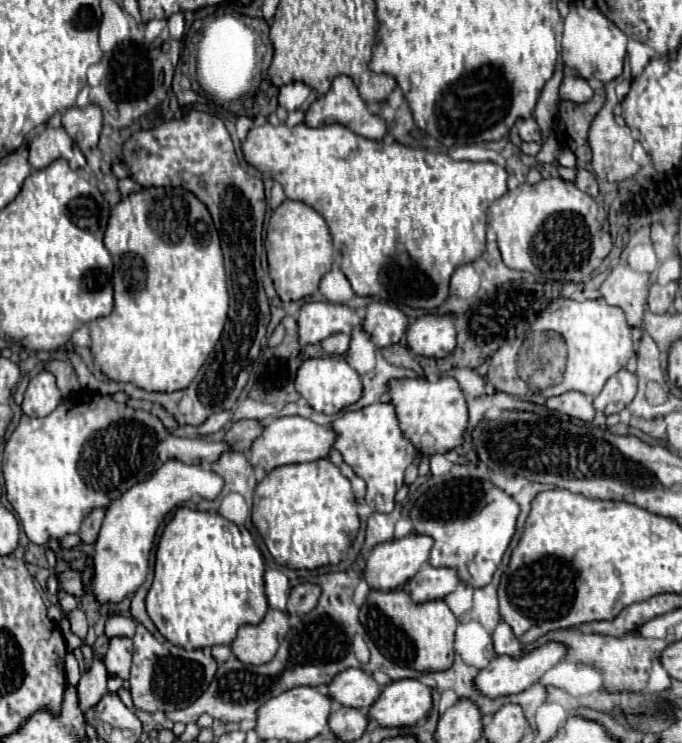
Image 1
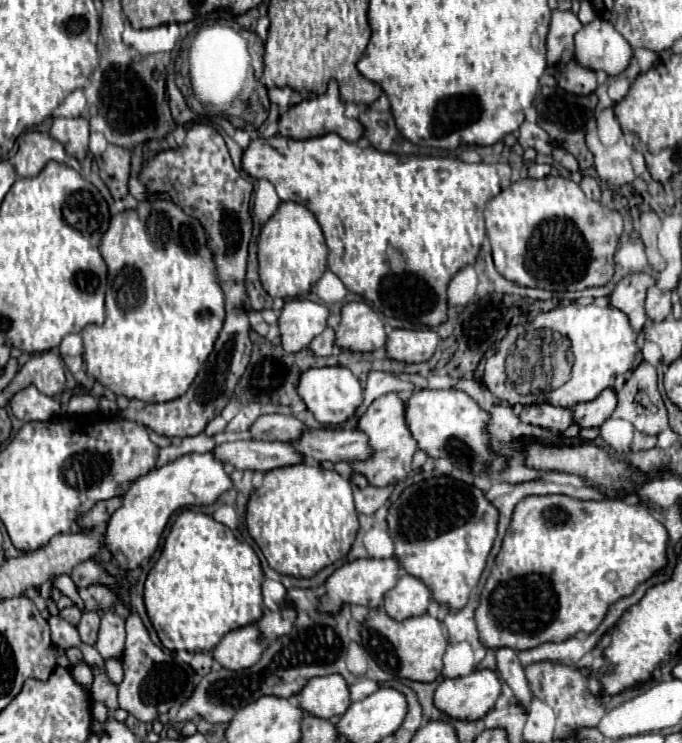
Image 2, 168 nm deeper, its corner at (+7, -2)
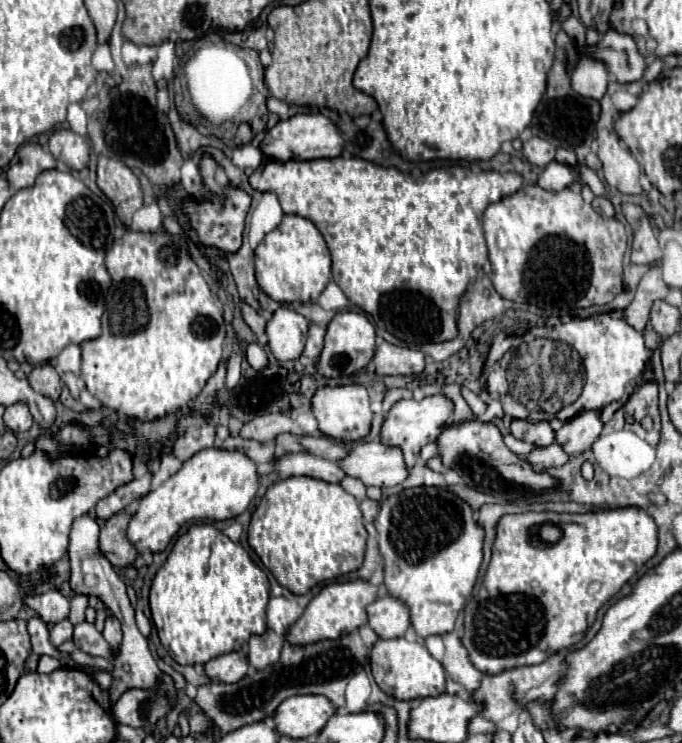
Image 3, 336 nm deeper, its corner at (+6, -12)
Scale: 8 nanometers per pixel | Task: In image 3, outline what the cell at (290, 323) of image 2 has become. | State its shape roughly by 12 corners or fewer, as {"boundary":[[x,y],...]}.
{"boundary":[[285,306],[265,326],[281,362],[299,358],[309,322]]}

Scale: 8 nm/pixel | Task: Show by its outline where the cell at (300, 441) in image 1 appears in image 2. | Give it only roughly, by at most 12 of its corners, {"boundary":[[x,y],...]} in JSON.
{"boundary":[[306,428],[292,444],[316,462],[370,454],[368,436],[346,428]]}

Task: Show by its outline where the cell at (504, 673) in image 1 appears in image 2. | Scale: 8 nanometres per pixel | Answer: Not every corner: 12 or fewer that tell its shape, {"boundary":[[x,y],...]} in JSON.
{"boundary":[[496,670],[444,680],[434,704],[452,718],[482,718],[500,698]]}

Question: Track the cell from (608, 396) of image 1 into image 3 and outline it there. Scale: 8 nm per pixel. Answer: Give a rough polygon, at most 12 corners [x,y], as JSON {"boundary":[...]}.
{"boundary":[[579,412],[555,432],[569,454],[591,448],[601,434],[599,412]]}

